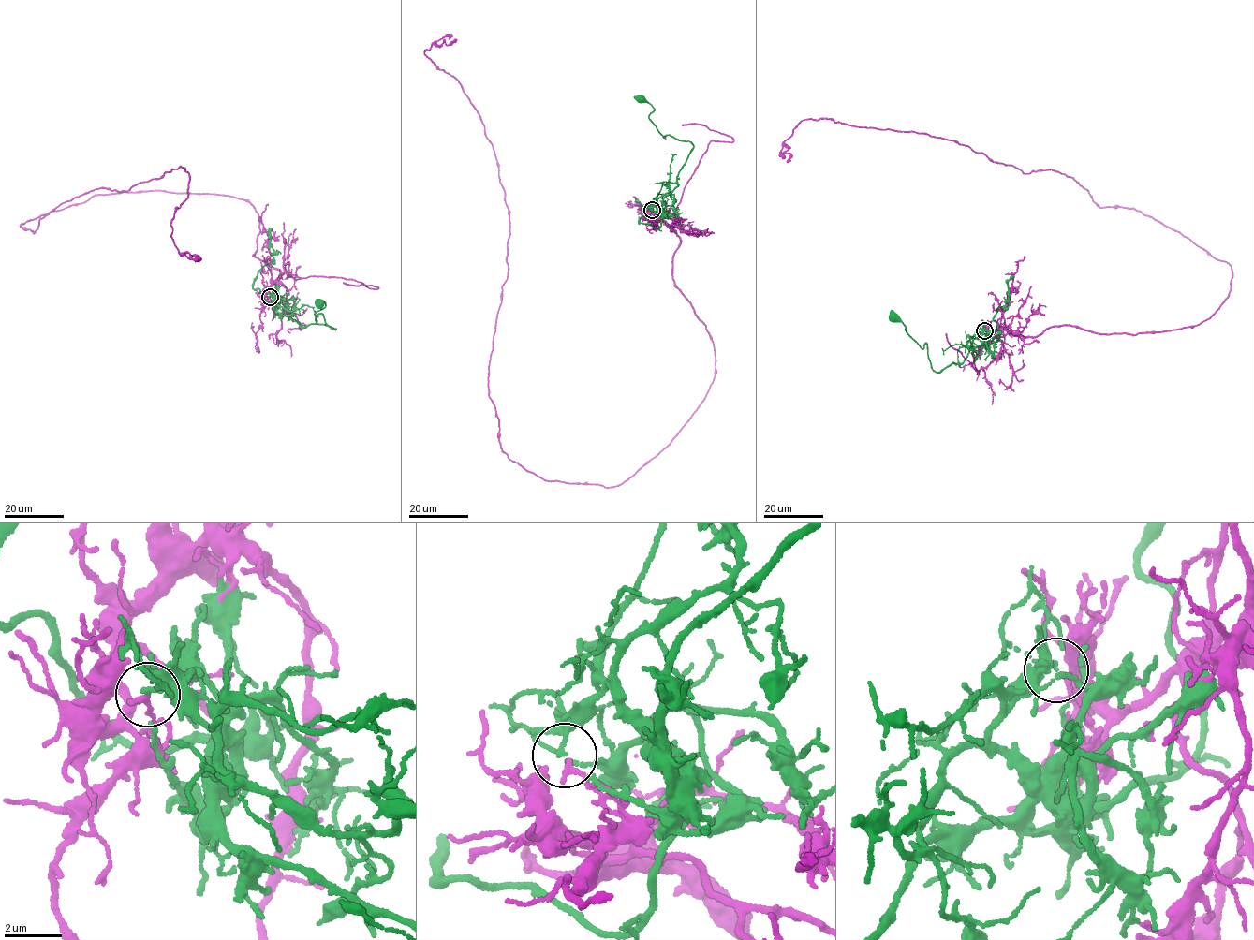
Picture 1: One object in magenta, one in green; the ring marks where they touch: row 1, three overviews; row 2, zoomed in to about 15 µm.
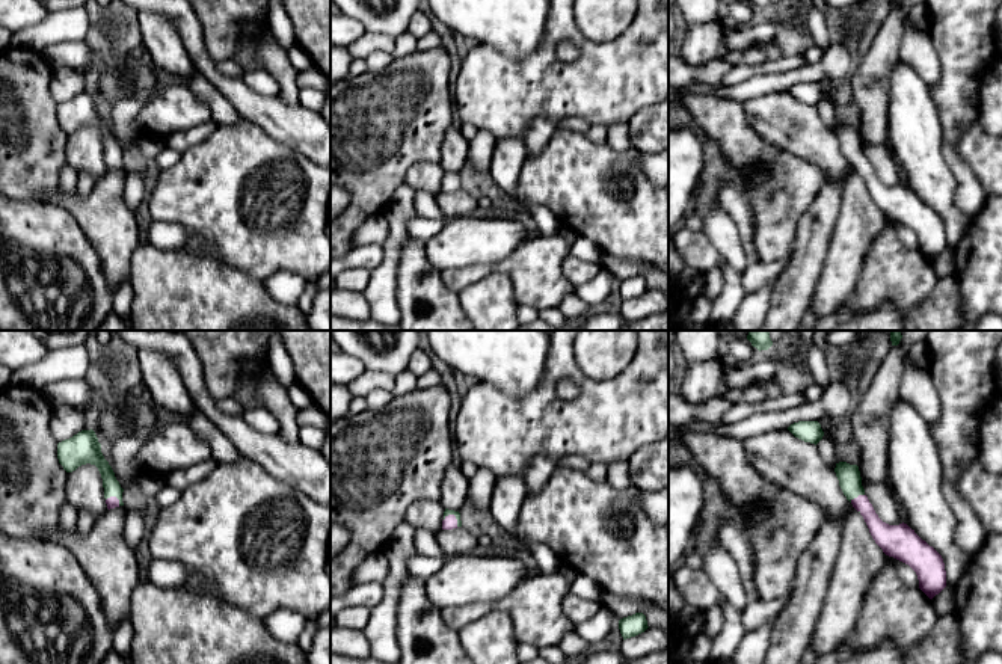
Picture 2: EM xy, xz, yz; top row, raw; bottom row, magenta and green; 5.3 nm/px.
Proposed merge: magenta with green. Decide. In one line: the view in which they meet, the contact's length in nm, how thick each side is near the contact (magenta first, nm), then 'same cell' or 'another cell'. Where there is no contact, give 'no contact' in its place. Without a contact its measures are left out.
xy | 90 nm | 60/90 nm | another cell

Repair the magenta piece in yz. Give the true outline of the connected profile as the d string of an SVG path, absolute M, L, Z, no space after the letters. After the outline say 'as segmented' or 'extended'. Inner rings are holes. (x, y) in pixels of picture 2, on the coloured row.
M866 495L851 500L863 516L875 543L889 557L908 564L917 575L919 589L933 599L946 587L946 570L942 555L922 540L907 524L889 525L875 513Z; as segmented

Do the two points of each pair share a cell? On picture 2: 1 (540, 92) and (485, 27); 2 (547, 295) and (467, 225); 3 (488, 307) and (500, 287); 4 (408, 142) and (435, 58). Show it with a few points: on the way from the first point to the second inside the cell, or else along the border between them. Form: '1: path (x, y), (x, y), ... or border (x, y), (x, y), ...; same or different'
1: border (542, 41), (518, 59), (477, 44); different
2: border (527, 237), (504, 258), (470, 266); different
3: path (491, 302), (495, 292); same
4: path (408, 121), (408, 106), (415, 85), (421, 79); same

